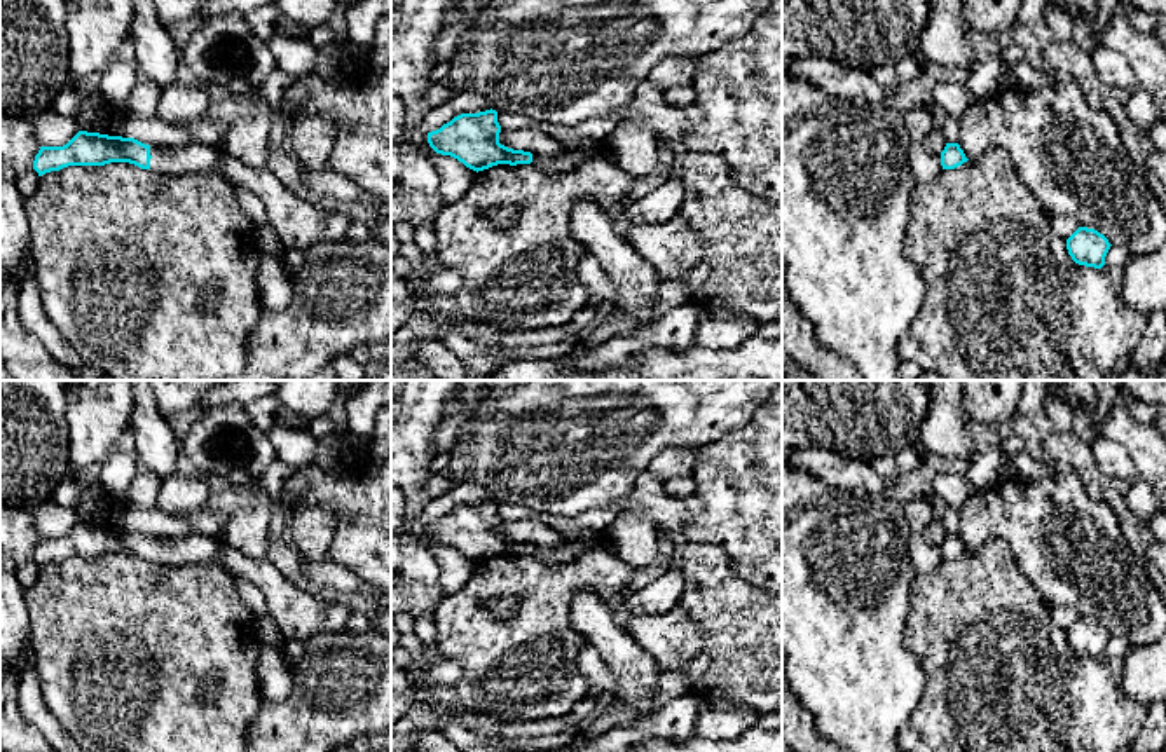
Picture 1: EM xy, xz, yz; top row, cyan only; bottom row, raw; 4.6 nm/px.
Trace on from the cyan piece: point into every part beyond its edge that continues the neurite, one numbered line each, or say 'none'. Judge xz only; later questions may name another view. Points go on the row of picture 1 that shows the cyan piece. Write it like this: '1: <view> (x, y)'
none

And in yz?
none

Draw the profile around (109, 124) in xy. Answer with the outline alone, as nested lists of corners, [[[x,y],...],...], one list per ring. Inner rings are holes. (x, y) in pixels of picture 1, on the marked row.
[[[106,103],[105,106],[105,115],[99,120],[98,131],[99,134],[108,134],[108,136],[122,136],[120,133],[120,120],[115,117],[115,112],[112,105]]]

